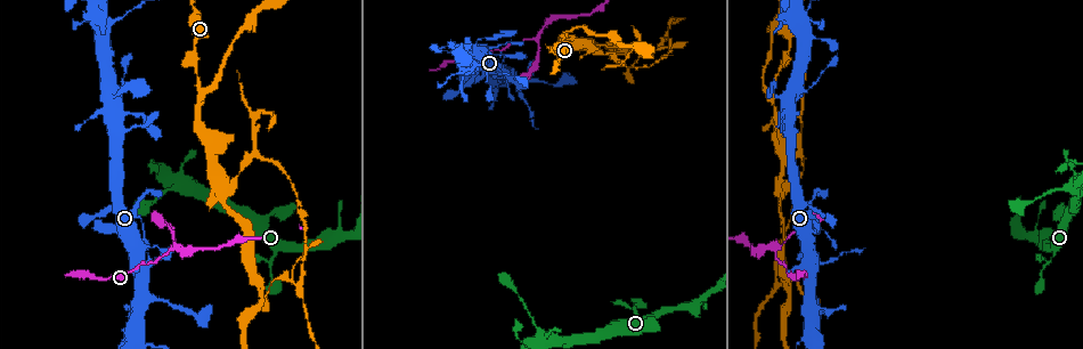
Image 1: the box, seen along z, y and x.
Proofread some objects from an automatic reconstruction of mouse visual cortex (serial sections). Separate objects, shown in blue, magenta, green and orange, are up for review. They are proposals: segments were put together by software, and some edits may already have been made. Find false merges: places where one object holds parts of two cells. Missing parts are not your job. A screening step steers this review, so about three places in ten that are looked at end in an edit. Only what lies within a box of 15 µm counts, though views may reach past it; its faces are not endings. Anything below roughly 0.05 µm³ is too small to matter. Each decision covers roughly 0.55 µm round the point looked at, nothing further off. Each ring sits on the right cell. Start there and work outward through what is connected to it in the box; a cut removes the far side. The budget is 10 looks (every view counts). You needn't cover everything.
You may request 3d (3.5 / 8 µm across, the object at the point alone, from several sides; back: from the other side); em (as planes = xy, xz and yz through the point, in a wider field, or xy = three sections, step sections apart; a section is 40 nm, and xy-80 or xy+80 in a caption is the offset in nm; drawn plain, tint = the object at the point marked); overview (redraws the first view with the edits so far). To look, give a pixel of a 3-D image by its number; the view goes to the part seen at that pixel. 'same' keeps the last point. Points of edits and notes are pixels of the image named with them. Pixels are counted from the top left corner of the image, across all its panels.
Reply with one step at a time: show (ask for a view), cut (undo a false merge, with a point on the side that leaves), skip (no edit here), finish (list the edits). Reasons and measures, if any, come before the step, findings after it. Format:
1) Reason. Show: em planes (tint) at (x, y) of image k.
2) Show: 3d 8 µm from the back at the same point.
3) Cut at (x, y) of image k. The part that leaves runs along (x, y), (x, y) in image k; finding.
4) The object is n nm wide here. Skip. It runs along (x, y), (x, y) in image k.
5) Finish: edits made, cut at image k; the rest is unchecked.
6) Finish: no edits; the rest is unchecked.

Three arms meet. Show: 3d 3.5 µm at (532, 39) of image 1.

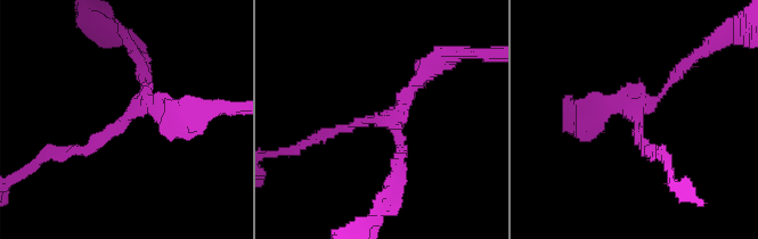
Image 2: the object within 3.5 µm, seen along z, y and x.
3 arms meet here; the arms are 100, 150, 200 nm wide. Show: em xy step 1 (tint) at (385, 124) of image 2.

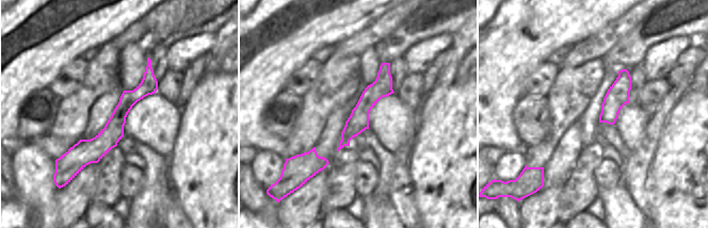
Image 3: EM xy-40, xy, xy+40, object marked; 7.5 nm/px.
Skip. All the same cell.

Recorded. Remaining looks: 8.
A narrow waist. Show: 3d 3.5 µm at (487, 38) of image 1.

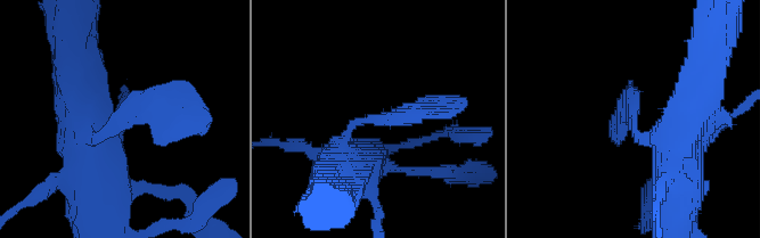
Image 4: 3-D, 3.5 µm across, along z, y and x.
Skip. It runs along (345, 163), (352, 124), (439, 104) in image 4; continuous, no second cell.

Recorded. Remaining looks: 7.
Side arm on a straight run. Show: 3d 8 µm at (562, 34) of image 1.

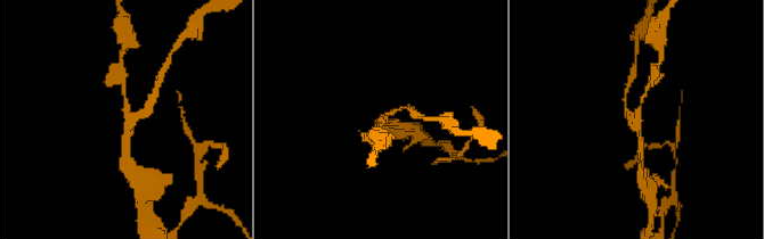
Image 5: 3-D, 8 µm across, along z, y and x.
Show: 3d 3.5 µm at (383, 120) of image 5.

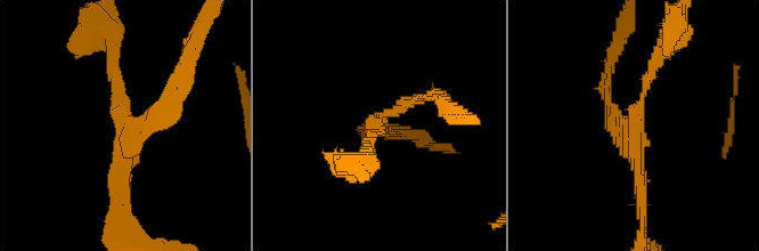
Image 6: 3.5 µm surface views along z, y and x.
3 arms meet here; the arms are 150, 150, 200 nm wide. Show: em xy step 1 (tint) at (376, 126) of image 6.

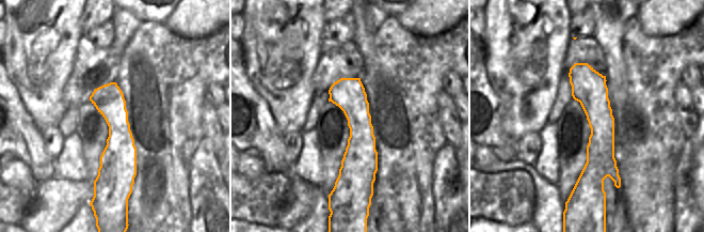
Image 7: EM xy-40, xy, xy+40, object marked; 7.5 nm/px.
The object is 240 nm wide here. Skip. It runs along (577, 65), (600, 116), (582, 188) in image 7; continuous, no second cell.

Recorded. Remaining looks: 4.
Sharp bend. Show: 3d 3.5 µm at (781, 188) of image 1.

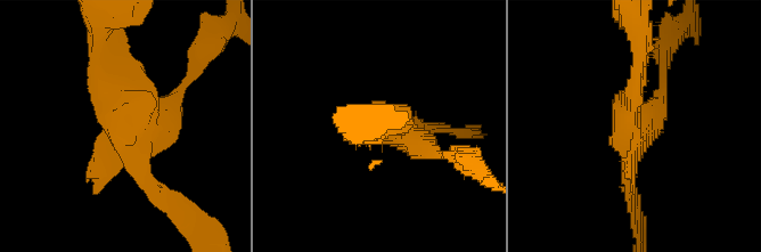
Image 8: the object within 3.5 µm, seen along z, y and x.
Show: em xy step 1 (tint) at (637, 123) of image 8.

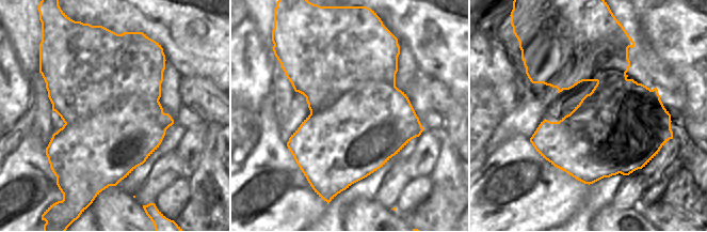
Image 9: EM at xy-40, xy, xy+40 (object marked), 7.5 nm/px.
Cut at (662, 83) of image 8. The part that leaves runs along (639, 127), (657, 108), (663, 56) in image 8; a second cell is stuck on.

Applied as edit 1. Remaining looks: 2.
Finish: edits made, cut at image 8; the rest is unchecked.

